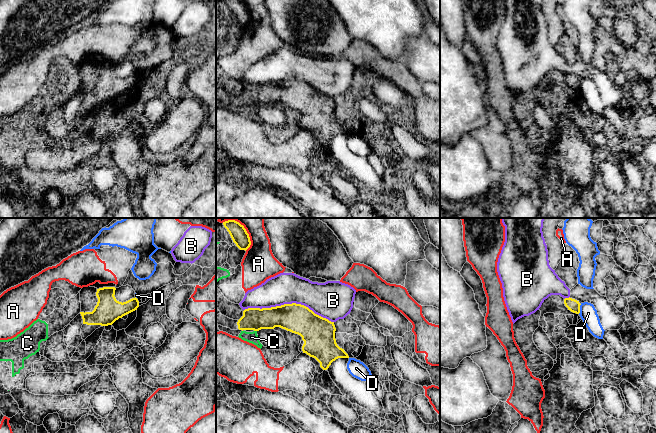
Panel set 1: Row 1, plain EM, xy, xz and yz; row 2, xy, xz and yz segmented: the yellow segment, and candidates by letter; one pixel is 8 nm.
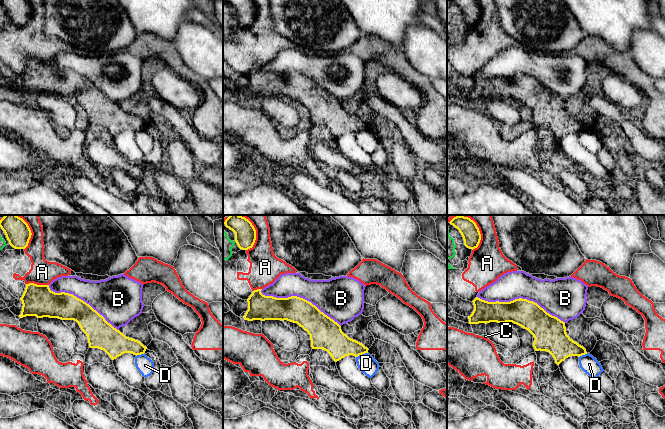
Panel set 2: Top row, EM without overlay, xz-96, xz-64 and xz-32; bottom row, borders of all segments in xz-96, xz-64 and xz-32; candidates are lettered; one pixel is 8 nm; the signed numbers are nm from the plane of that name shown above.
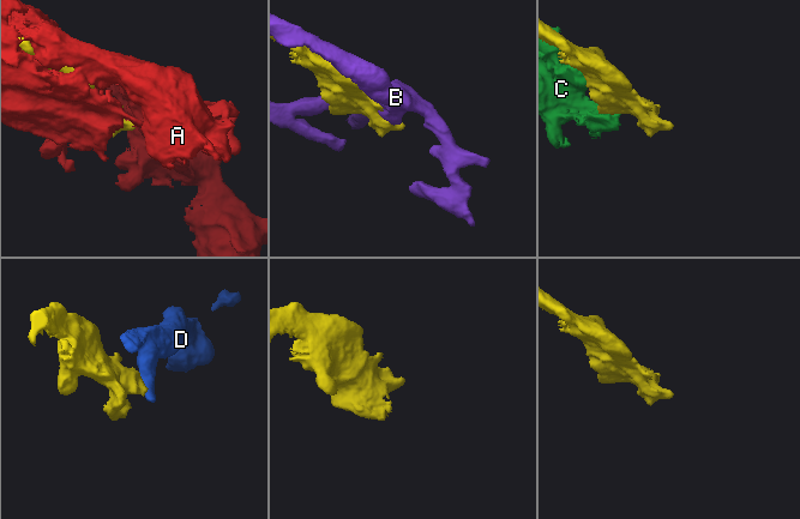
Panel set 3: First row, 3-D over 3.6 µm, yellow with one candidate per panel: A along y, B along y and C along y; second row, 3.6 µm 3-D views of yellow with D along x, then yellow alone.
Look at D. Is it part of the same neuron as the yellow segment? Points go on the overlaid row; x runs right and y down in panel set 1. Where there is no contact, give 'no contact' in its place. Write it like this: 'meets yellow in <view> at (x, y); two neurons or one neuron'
meets yellow in yz at (579, 309); two neurons

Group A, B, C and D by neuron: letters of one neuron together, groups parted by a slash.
A / B / C / D

